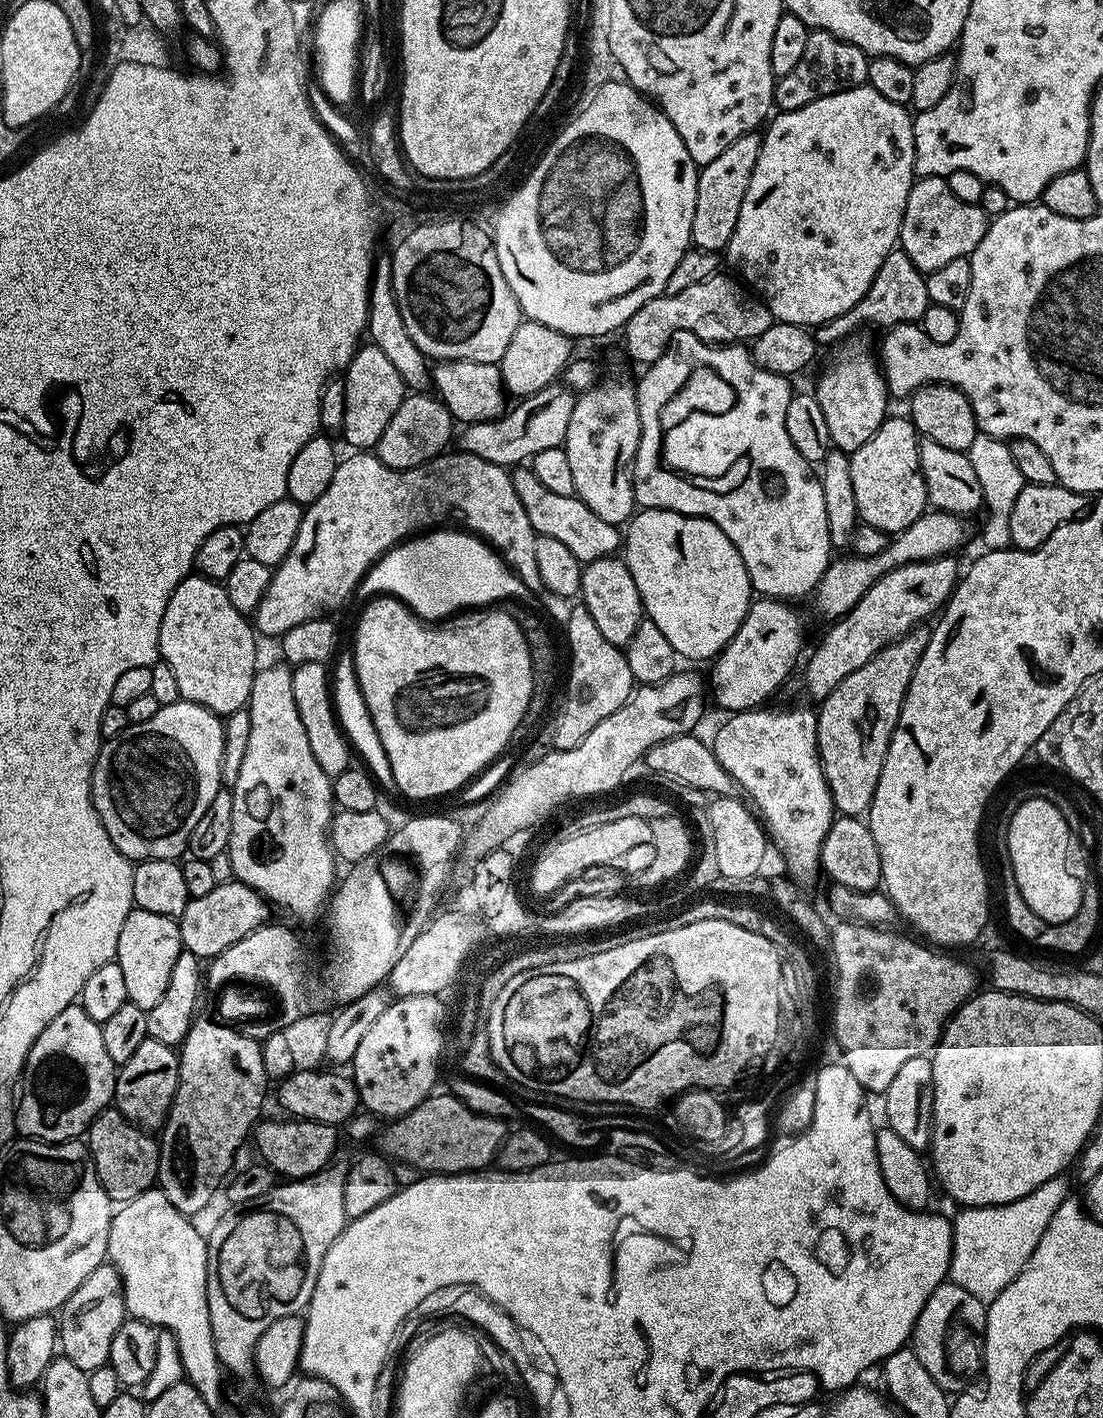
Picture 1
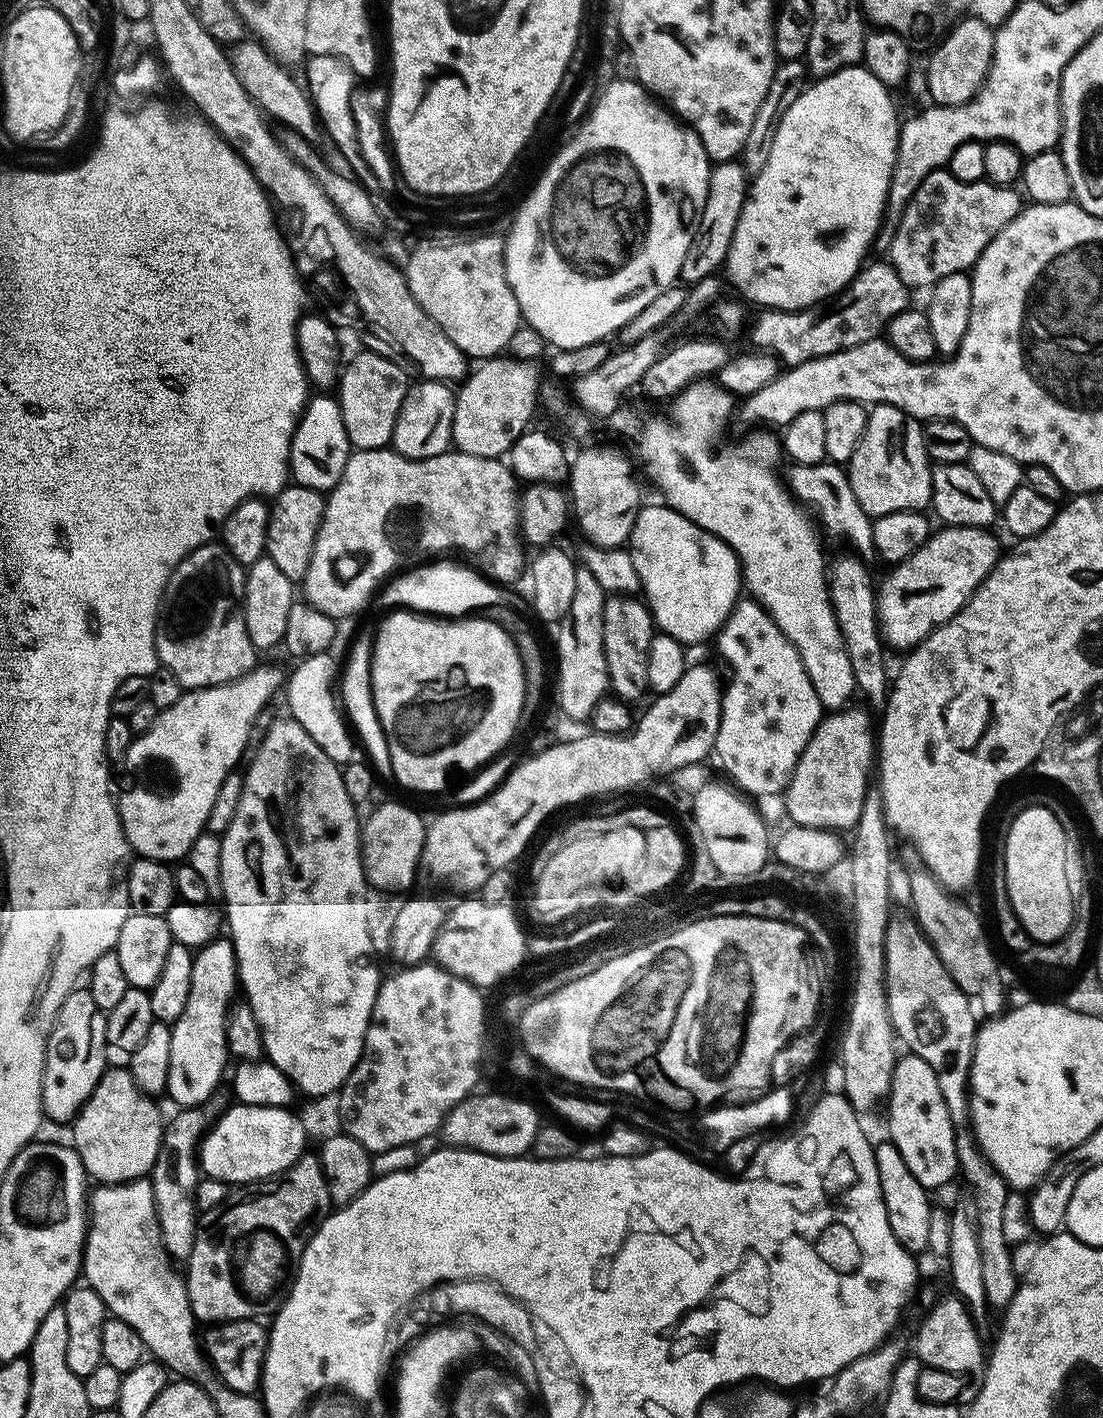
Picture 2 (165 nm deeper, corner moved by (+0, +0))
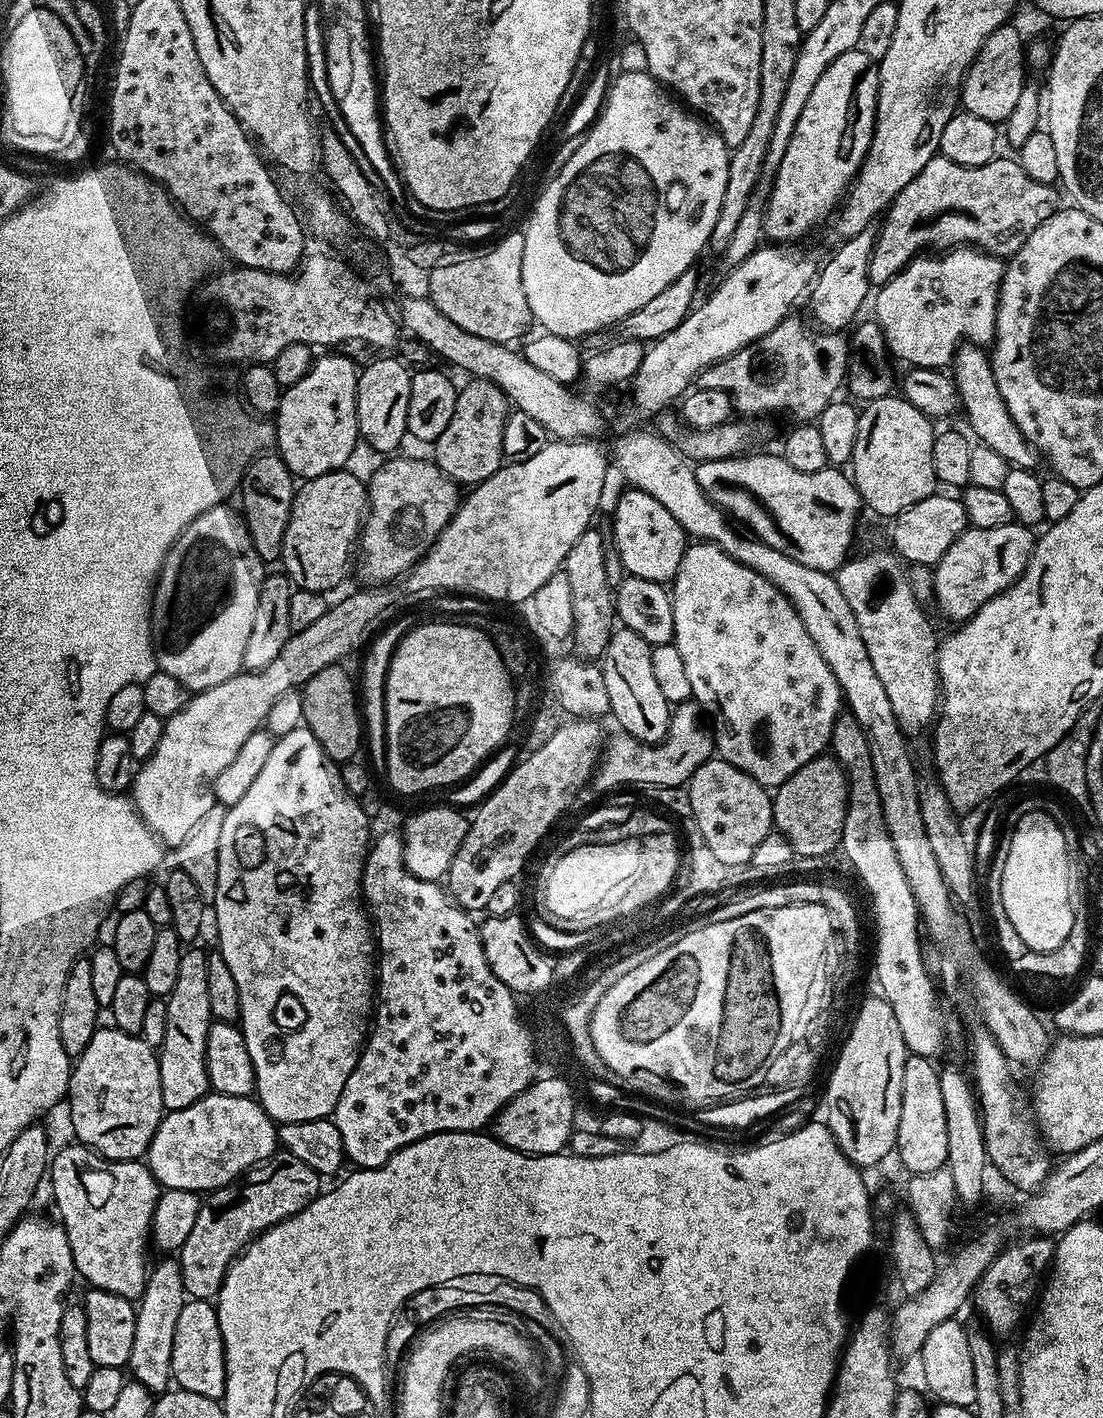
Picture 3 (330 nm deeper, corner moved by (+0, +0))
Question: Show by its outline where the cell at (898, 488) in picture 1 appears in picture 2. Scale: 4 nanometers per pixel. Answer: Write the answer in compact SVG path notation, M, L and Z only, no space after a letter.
M889 404L875 405L868 413L862 442L846 464L848 481L858 506L870 518L895 512L918 512L932 503L932 470L924 445L921 421Z

